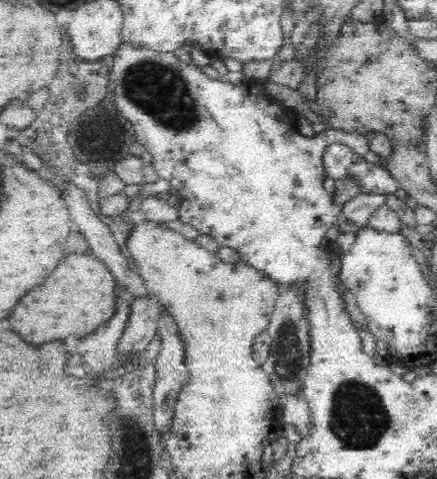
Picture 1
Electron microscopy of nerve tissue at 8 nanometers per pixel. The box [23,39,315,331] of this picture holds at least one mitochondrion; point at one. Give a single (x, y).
(157, 88)

